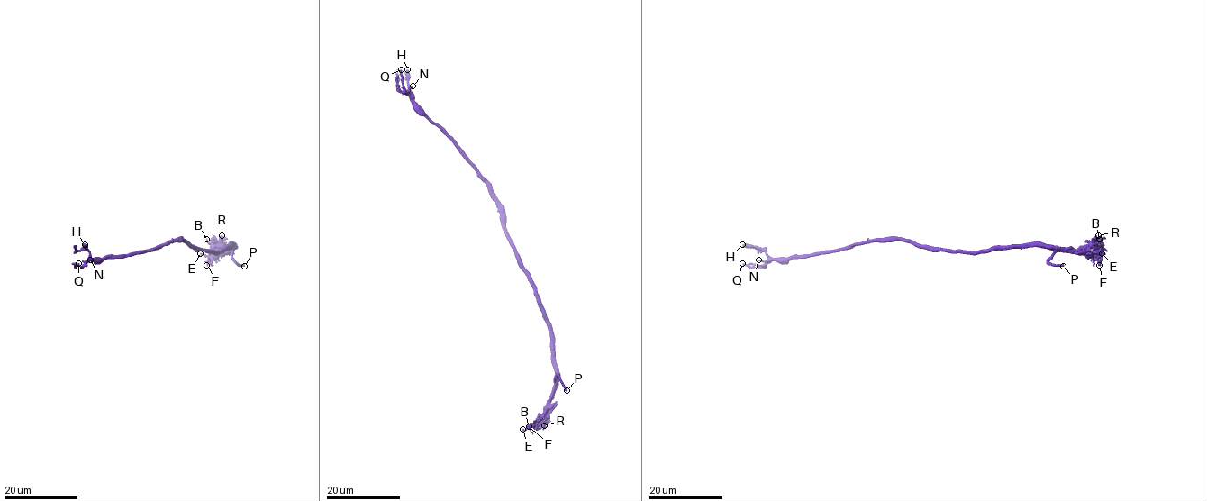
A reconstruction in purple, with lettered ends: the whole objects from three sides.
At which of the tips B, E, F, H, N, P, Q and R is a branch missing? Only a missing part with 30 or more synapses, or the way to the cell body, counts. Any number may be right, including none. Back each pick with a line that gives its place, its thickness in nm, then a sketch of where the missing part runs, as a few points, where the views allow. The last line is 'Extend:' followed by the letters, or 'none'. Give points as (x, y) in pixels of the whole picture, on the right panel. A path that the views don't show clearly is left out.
P: at (1063, 266); 320 nm thick; missing branch runs (1063, 266), (1078, 266), (1088, 257), (1127, 265), (1137, 261)
Extend: P

